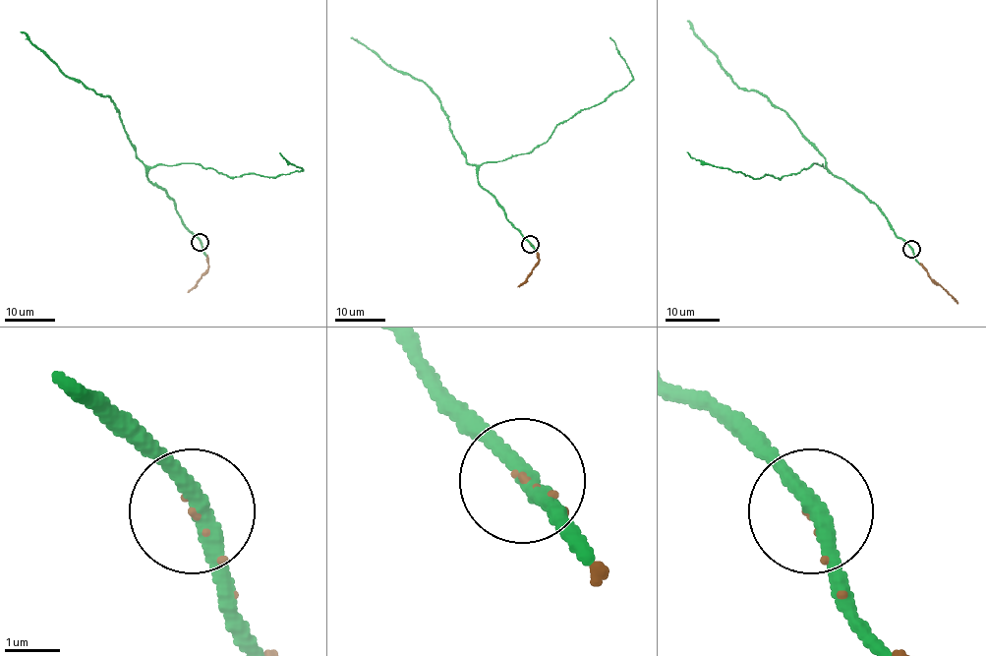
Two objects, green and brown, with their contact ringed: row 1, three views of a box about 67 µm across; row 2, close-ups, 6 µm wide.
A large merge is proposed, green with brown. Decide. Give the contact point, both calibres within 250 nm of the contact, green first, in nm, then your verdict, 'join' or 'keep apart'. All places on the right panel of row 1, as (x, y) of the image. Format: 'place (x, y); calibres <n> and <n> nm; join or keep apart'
place (911, 249); calibres 320 and 40 nm; join

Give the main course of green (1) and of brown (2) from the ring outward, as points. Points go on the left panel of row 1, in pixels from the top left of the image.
1: (200, 242), (173, 200), (146, 172), (156, 165), (183, 163), (200, 163), (228, 176), (301, 171), (280, 152)
2: (200, 242), (206, 254), (208, 268), (187, 292)

